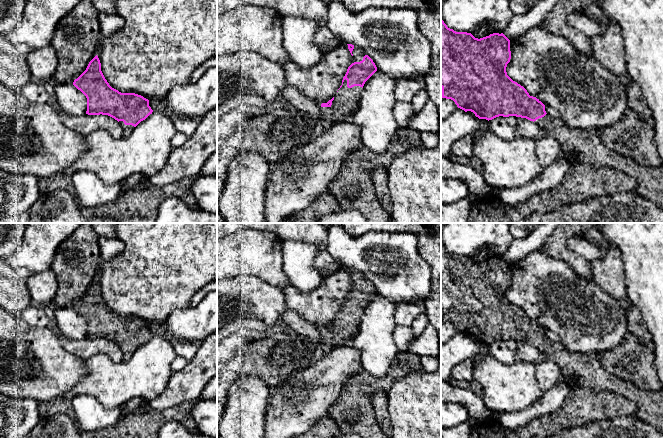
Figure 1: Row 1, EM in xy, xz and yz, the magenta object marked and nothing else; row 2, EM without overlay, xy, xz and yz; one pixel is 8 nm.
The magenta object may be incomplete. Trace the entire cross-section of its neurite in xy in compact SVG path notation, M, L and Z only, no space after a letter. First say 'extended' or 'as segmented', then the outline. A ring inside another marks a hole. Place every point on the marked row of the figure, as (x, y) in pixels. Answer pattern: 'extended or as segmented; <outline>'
extended; M97 55L73 85L87 98L86 114L114 118L122 127L123 137L130 135L153 112L148 99L135 93L121 93L109 85Z

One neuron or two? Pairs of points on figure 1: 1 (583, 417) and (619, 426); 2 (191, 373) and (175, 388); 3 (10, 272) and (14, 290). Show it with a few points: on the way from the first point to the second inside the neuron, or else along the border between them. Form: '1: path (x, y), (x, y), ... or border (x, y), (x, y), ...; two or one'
1: border (620, 415), (614, 418), (594, 420), (574, 427); two
2: path (187, 377), (179, 385); one
3: border (17, 276), (10, 278); two

